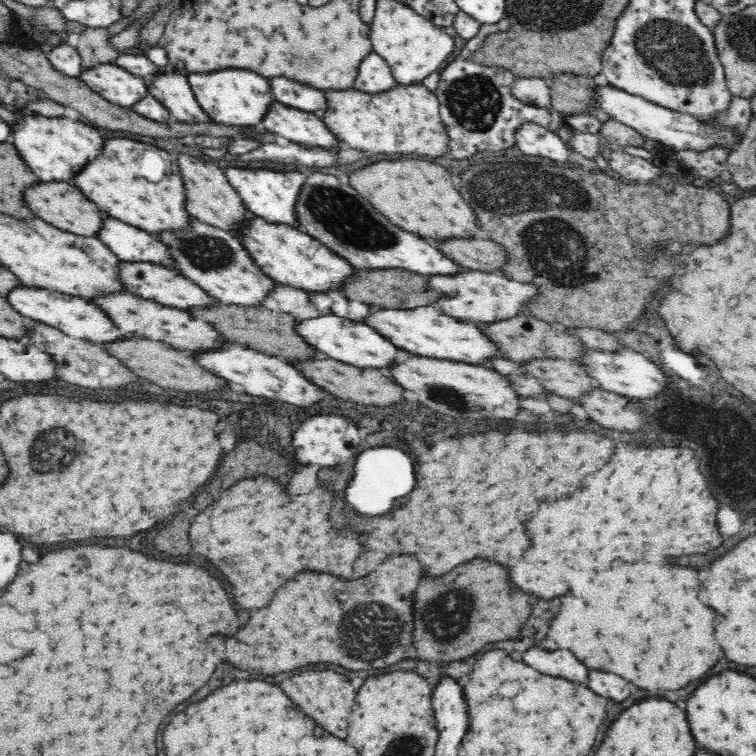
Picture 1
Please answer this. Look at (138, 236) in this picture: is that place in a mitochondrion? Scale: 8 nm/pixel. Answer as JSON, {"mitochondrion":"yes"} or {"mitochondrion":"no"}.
{"mitochondrion":"no"}

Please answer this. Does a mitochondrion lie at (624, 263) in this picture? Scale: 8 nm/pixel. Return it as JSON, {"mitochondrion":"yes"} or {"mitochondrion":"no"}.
{"mitochondrion":"no"}

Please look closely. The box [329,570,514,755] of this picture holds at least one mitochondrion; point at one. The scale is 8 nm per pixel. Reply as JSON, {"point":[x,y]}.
{"point":[373,625]}

